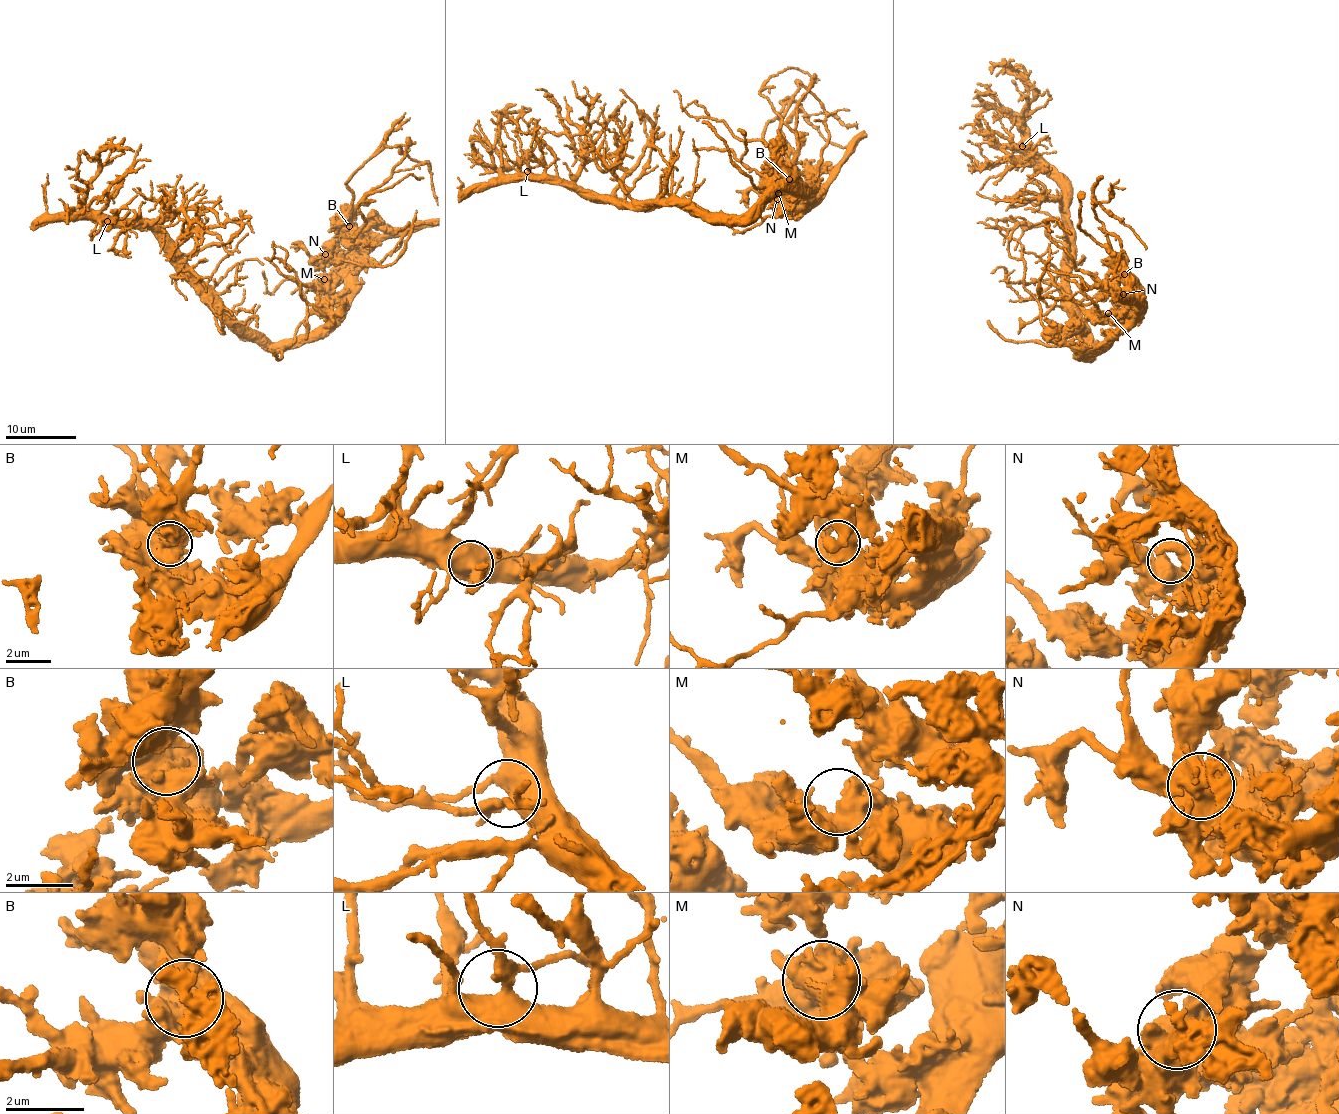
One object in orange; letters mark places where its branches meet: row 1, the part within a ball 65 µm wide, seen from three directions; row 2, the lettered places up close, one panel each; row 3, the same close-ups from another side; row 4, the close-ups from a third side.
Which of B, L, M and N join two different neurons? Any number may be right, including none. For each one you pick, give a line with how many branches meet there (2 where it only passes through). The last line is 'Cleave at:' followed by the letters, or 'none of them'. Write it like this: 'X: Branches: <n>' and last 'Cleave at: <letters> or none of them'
Cleave at: none of them

